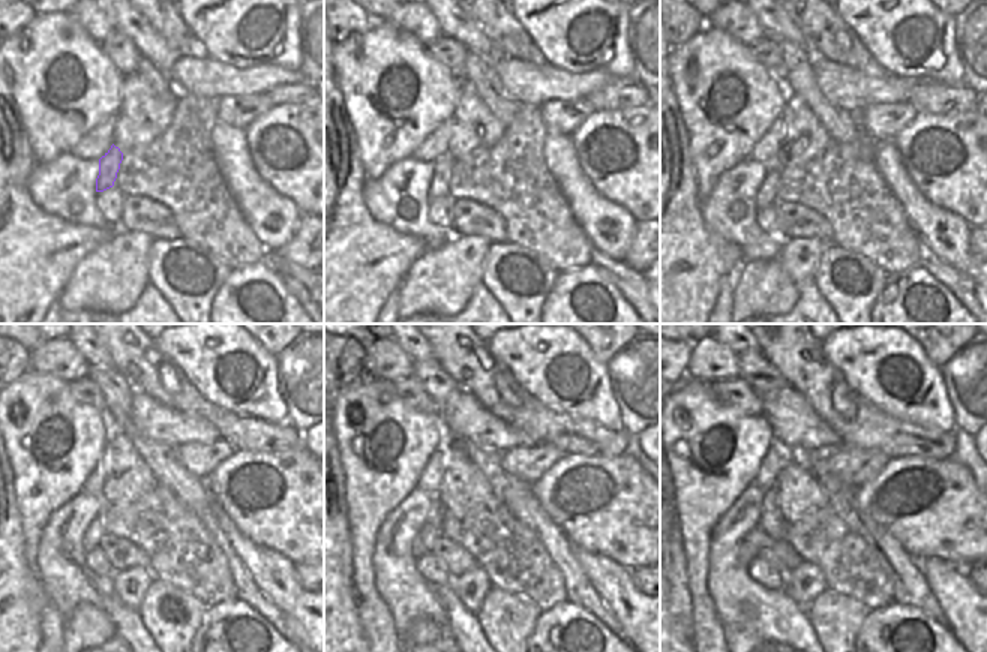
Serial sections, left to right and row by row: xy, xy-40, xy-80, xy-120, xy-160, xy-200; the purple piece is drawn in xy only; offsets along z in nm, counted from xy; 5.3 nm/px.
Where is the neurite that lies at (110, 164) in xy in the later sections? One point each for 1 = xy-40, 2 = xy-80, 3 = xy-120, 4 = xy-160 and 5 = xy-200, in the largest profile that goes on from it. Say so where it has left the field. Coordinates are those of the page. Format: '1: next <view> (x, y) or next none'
1: next xy-40 (440, 182)
2: next xy-80 (767, 194)
3: next xy-120 (93, 534)
4: next xy-160 (428, 532)
5: next xy-200 (747, 552)

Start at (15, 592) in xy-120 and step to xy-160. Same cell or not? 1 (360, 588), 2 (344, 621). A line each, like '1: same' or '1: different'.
1: different
2: same

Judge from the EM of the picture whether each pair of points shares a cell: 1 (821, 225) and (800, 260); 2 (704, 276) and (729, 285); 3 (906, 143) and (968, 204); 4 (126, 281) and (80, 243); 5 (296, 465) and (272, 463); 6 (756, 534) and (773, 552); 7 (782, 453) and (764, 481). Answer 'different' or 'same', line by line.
1: different
2: different
3: same
4: different
5: same
6: same
7: same

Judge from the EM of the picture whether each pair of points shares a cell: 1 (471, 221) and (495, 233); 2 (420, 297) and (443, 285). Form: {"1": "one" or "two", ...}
{"1": "one", "2": "one"}

